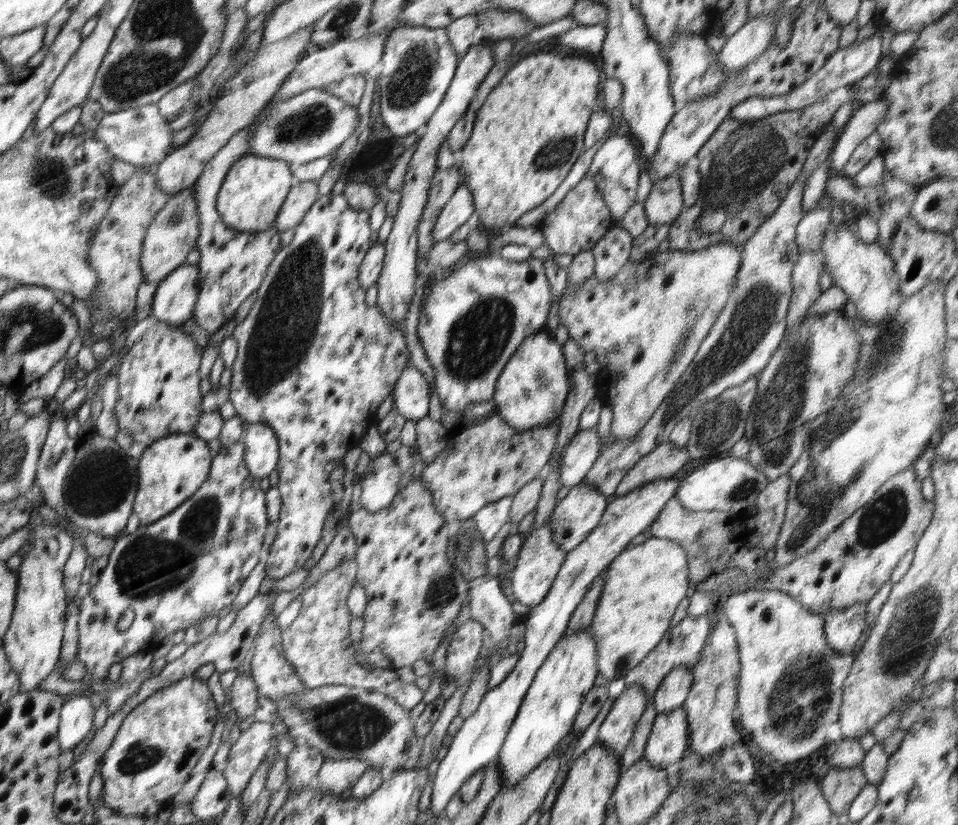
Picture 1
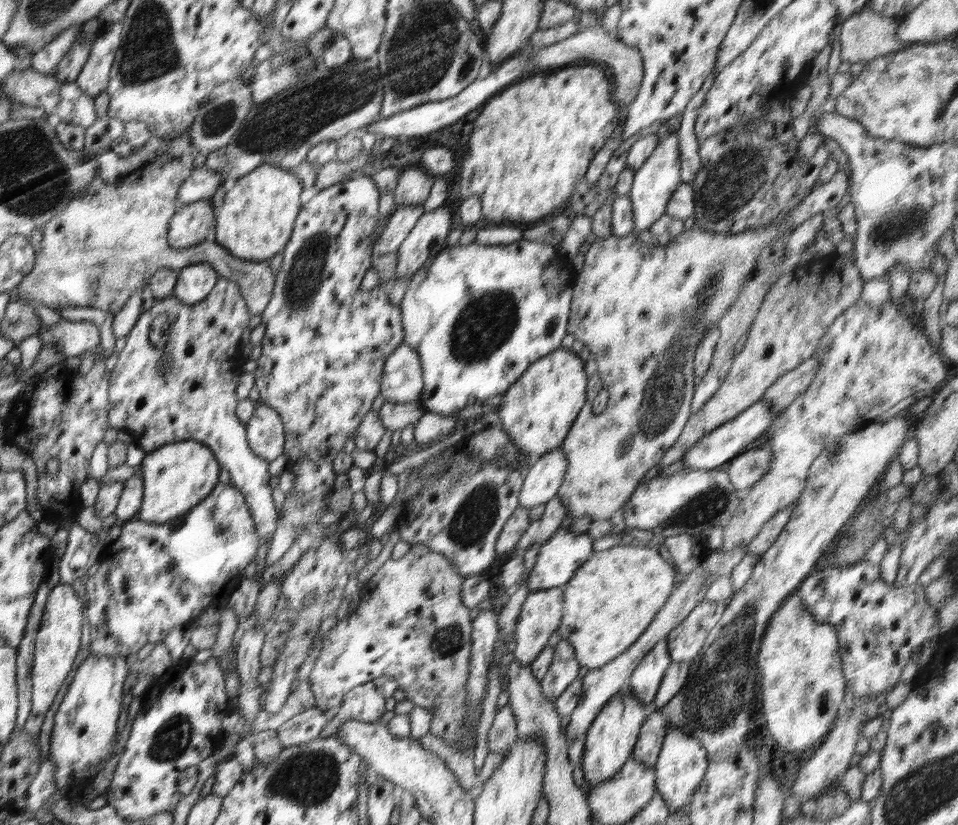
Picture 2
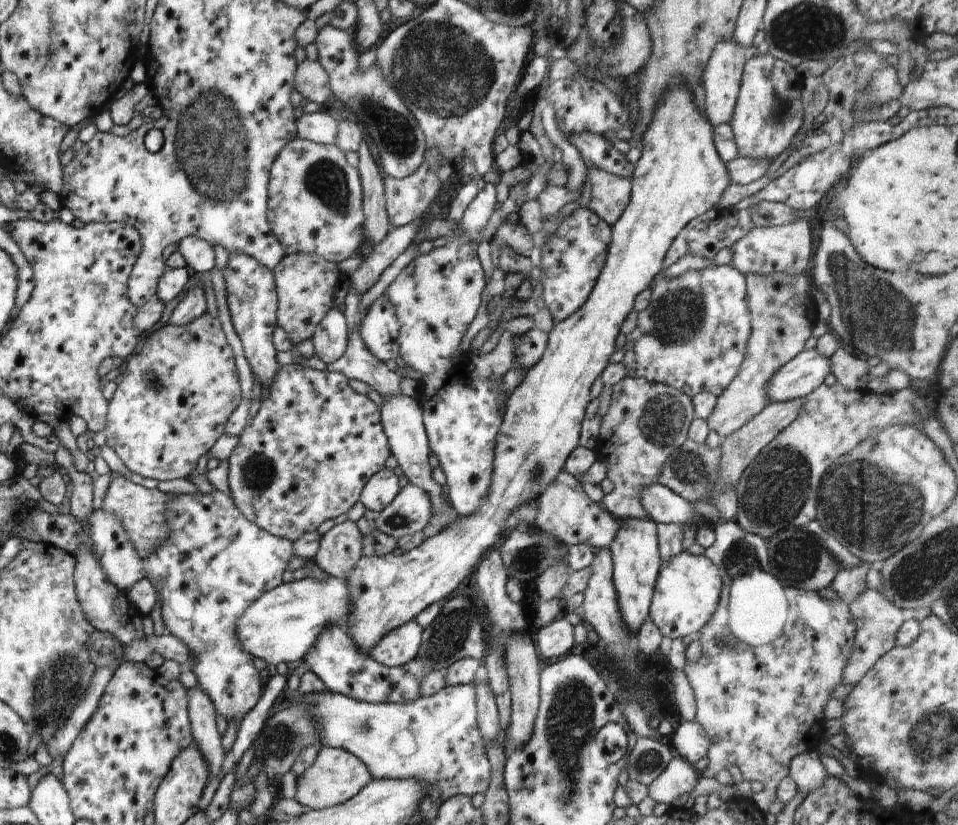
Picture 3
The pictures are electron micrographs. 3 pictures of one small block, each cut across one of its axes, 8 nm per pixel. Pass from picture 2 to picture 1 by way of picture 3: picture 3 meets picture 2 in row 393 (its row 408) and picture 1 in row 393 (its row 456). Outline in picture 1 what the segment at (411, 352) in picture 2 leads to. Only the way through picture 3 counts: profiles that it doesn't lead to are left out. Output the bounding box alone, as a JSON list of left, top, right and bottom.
[393,367,431,421]

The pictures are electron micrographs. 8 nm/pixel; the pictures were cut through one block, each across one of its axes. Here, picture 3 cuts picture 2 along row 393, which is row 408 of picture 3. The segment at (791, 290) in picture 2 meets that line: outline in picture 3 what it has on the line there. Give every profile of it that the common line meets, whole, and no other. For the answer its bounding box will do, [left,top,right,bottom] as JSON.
[706,274,818,439]

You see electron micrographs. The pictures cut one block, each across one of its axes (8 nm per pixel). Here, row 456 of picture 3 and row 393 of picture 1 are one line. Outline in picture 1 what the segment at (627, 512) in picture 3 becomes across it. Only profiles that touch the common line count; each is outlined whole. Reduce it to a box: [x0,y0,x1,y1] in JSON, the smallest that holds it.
[560,241,744,441]

